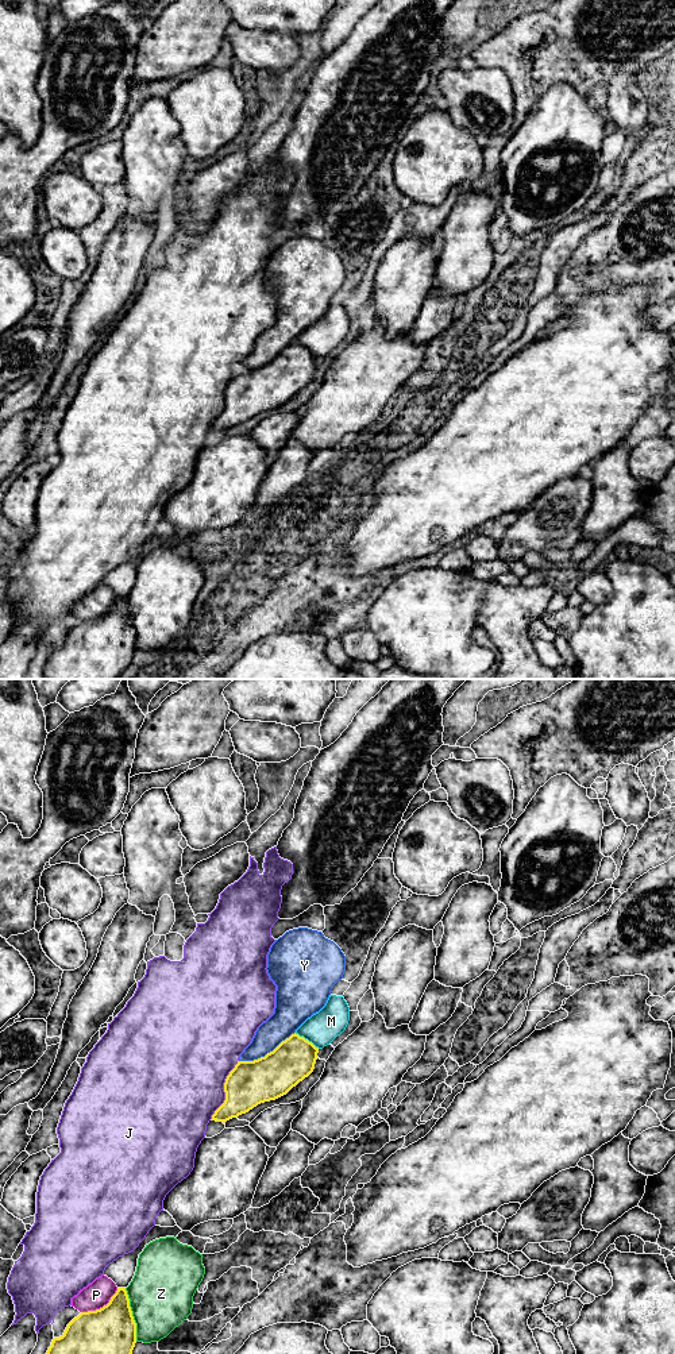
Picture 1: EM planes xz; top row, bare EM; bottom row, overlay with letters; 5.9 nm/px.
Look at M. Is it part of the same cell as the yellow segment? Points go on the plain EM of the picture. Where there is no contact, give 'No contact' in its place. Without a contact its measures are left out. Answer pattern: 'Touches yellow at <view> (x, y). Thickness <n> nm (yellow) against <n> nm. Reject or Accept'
Touches yellow at xz (307, 348). Thickness 260 nm (yellow) against 190 nm. Accept

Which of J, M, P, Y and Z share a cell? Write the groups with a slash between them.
J / M / P / Y / Z

